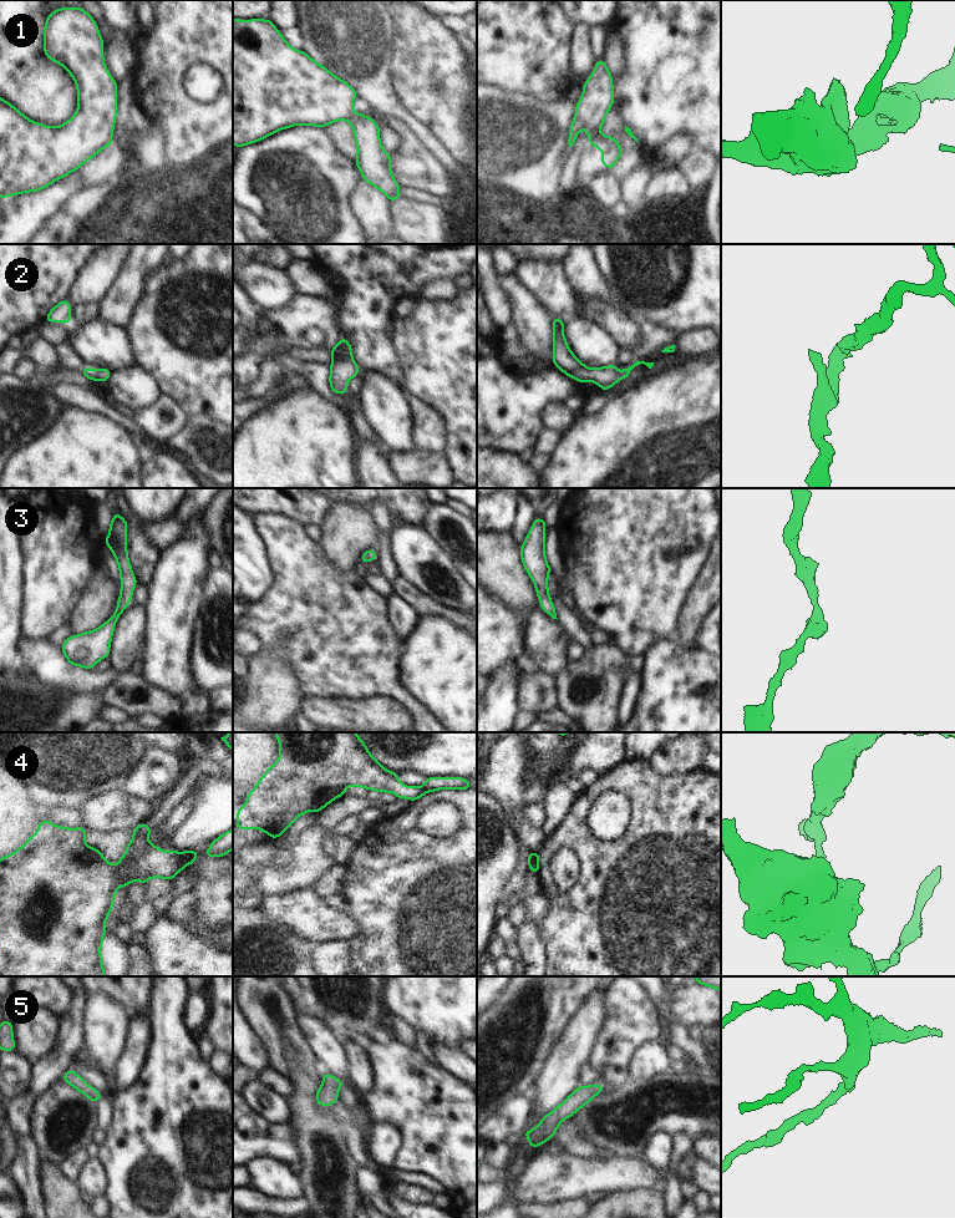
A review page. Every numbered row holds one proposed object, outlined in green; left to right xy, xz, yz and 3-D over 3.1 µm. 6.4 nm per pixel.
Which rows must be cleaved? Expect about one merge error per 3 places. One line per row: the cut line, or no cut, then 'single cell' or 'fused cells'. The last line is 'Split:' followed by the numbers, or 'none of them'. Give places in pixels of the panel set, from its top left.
1: cut yz (599, 131), (590, 138); fused cells
2: cut none; single cell
3: cut none; single cell
4: cut xy (178, 853), (184, 864); fused cells
5: cut none; single cell
Split: 1, 4

